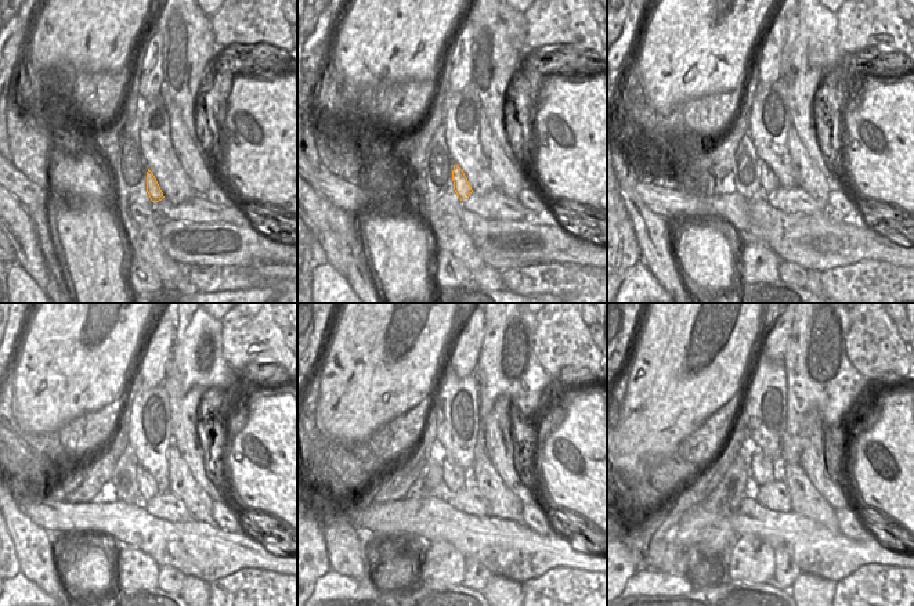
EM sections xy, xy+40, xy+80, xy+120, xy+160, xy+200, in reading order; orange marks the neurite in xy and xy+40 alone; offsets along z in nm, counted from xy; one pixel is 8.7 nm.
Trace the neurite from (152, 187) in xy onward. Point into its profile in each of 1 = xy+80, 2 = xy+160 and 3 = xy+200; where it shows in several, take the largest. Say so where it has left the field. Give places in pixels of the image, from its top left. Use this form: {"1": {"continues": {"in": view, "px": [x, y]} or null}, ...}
{"1": {"continues": {"in": "xy+80", "px": [769, 181]}}, "2": {"continues": {"in": "xy+160", "px": [454, 476]}}, "3": {"continues": {"in": "xy+200", "px": [763, 471]}}}

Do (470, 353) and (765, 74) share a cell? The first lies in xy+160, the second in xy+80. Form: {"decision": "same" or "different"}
{"decision": "same"}

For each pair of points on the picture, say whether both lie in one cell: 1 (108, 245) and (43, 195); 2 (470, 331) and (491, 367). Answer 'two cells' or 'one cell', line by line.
1: two cells
2: two cells

